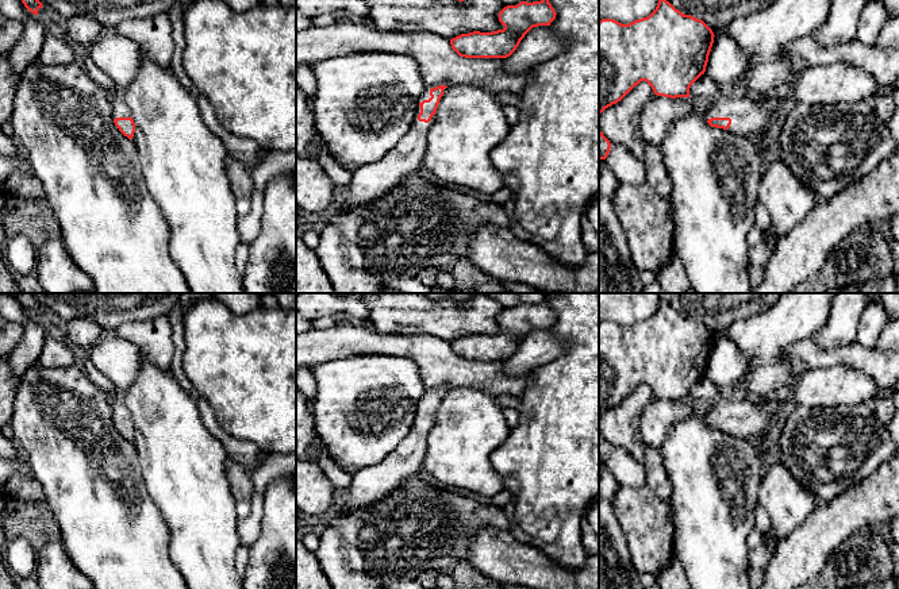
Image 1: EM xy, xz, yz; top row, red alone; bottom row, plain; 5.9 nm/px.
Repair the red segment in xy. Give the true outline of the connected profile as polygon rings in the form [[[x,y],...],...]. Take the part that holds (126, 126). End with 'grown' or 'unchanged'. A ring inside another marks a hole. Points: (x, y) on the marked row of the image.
[[[119,93],[112,95],[111,105],[115,126],[124,136],[132,139],[135,132],[135,123],[132,120],[131,109],[123,101]]]; grown

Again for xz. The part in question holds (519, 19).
[[[549,0],[520,1],[499,12],[503,30],[461,34],[450,39],[450,45],[460,57],[465,58],[507,58],[533,27],[550,26],[556,15]]]; unchanged

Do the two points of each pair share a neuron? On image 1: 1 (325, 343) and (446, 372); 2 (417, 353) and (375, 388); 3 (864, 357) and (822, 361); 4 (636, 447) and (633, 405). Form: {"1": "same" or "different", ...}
{"1": "same", "2": "different", "3": "same", "4": "same"}

